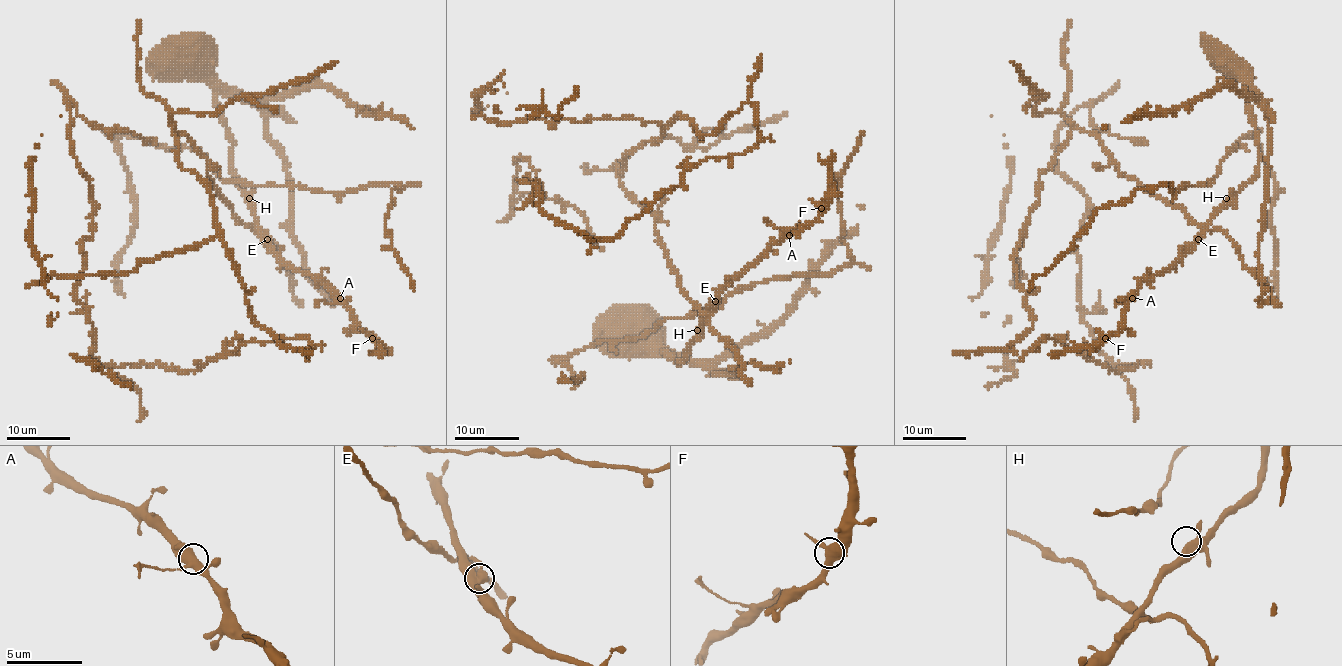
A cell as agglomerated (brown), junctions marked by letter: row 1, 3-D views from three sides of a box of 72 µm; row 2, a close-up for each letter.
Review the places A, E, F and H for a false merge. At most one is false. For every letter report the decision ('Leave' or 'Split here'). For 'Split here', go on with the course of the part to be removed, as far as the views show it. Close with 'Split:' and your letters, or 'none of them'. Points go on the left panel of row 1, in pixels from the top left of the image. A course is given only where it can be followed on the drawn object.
A: Leave
E: Leave
F: Leave
H: Leave
Split: none of them

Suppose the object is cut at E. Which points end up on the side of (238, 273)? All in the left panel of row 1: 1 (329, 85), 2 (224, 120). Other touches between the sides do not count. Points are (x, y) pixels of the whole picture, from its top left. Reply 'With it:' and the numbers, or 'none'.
With it: none

